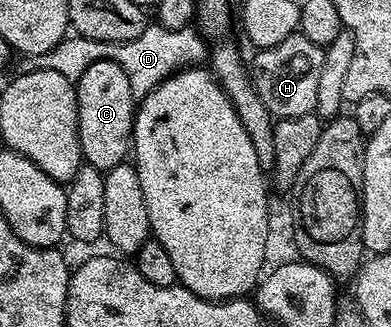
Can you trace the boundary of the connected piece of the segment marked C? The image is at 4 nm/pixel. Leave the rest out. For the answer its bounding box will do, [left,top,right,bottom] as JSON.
[75,61,137,173]

